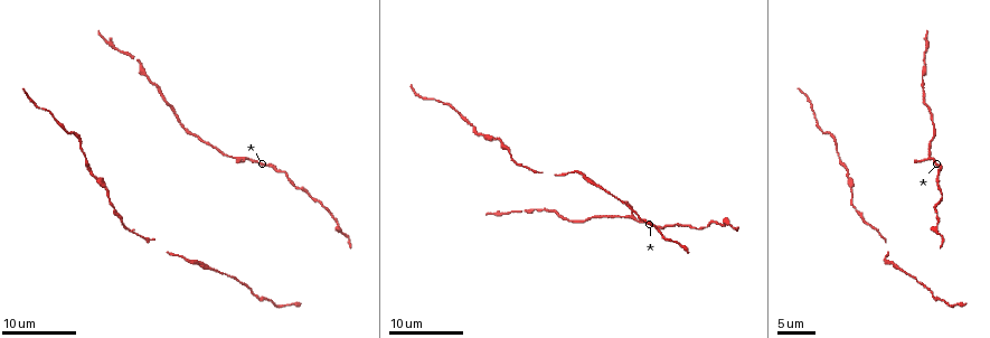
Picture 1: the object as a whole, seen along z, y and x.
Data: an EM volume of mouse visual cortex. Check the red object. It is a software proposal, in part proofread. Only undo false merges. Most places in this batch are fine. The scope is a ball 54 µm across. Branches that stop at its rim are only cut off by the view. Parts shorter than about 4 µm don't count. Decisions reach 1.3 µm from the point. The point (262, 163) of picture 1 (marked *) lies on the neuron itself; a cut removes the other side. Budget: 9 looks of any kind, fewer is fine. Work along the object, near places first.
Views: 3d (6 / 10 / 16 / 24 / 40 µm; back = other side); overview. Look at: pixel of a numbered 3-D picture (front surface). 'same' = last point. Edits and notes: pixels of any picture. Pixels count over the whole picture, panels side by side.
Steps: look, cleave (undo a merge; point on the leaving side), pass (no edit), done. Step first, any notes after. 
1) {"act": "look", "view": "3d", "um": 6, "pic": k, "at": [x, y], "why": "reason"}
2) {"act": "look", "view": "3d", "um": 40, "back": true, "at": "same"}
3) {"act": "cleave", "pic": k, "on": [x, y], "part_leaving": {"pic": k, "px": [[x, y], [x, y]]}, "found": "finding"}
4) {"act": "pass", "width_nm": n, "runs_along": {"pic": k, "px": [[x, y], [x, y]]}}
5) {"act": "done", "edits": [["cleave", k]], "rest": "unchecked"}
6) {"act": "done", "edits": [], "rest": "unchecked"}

{"act": "look", "view": "3d", "um": 24, "pic": 1, "at": [631, 214], "why": "three arms meet"}

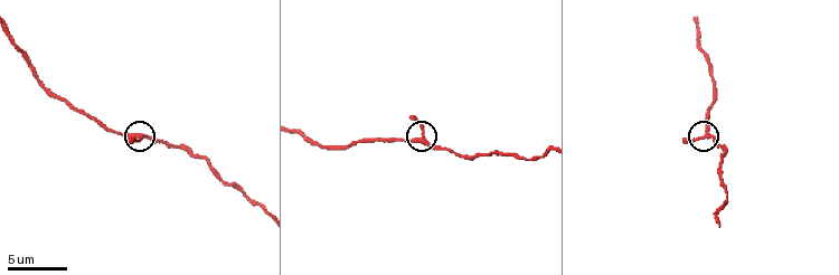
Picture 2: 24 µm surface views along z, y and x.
{"act": "look", "view": "3d", "um": 6, "pic": 2, "at": [707, 135]}

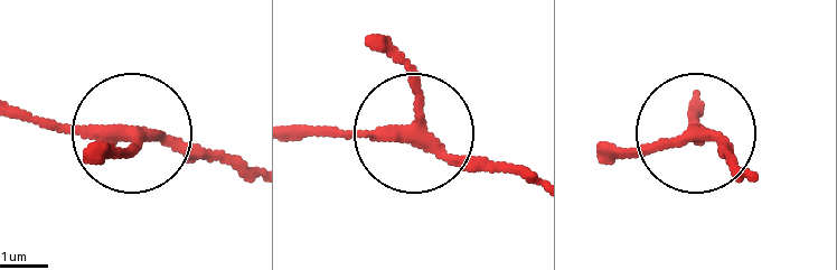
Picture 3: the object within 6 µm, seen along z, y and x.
{"act": "pass", "arms": 3, "runs_along": {"pic": 3, "px": [[245, 171], [141, 136], [68, 136], [20, 119]]}, "found": "all the same neuron"}

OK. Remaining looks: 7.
{"act": "look", "view": "3d", "um": 24, "pic": 1, "at": [138, 59], "why": "a narrow waist"}

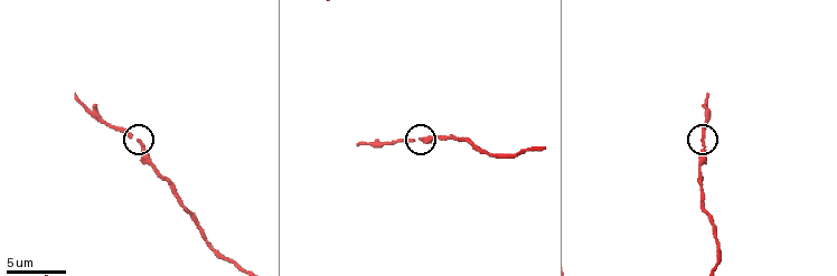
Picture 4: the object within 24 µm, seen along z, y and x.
{"act": "look", "view": "3d", "um": 10, "pic": 4, "at": [418, 138]}

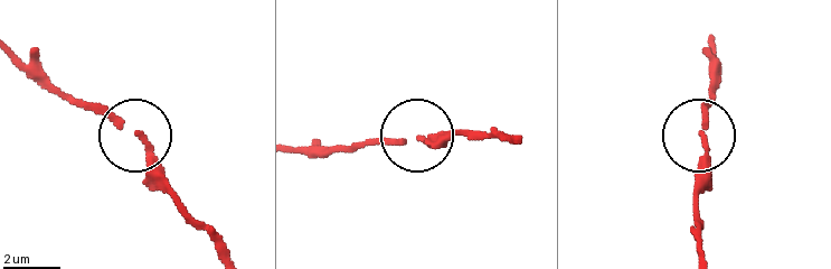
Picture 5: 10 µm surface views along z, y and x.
{"act": "pass", "found": "one neuron here"}

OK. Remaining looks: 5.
{"act": "look", "view": "3d", "um": 16, "pic": 1, "at": [580, 175], "why": "thick turns thin"}

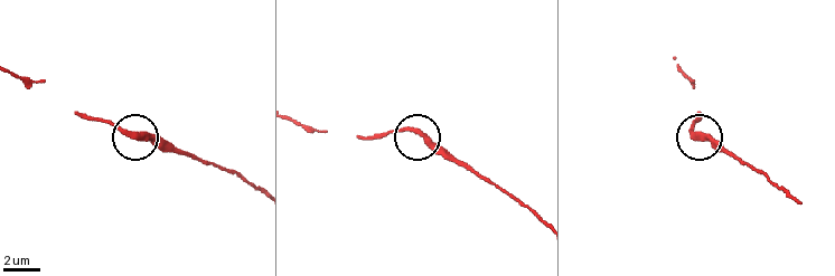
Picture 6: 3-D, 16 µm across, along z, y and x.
{"act": "look", "view": "3d", "um": 10, "pic": 6, "at": [140, 138]}

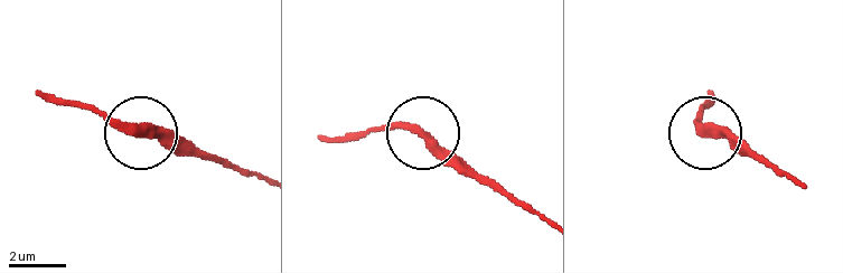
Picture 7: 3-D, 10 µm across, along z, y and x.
{"act": "pass", "found": "one neuron here"}

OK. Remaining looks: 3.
{"act": "look", "view": "3d", "um": 24, "pic": 1, "at": [851, 194], "why": "thick turns thin"}

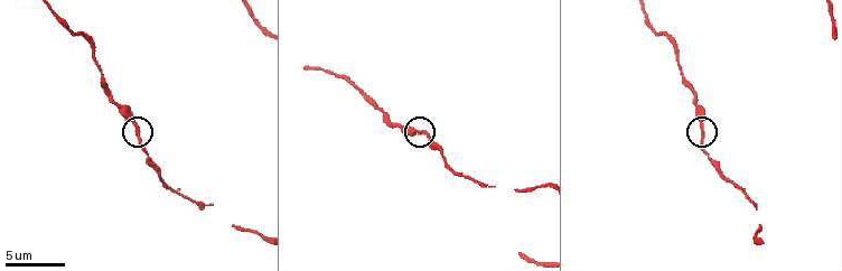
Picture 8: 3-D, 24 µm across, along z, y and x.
{"act": "look", "view": "3d", "um": 10, "pic": 8, "at": [138, 128]}

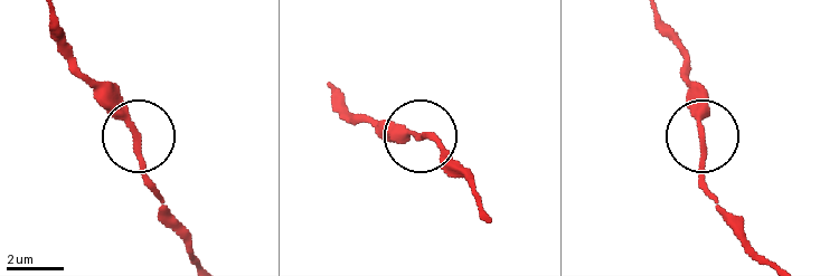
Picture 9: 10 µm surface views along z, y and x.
{"act": "pass", "found": "continuous, no second neuron"}

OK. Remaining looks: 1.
{"act": "done", "edits": [], "rest": "unchecked"}

